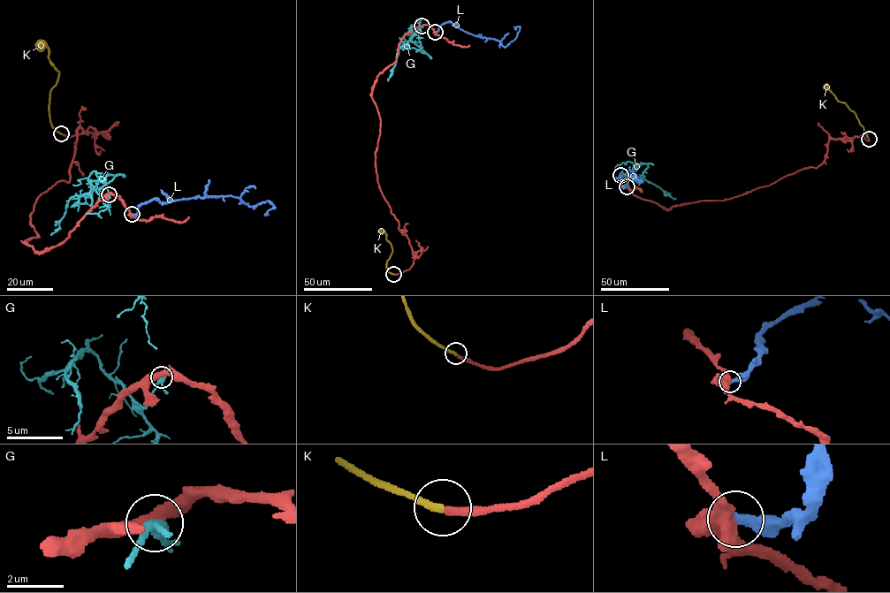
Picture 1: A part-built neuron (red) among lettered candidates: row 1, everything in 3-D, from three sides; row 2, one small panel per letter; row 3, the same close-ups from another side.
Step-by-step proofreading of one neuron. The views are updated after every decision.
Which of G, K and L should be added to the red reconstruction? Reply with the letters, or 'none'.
K

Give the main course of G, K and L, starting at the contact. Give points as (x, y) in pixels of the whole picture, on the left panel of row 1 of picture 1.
G: (109, 194), (105, 201), (91, 182), (113, 175), (113, 178), (96, 189), (72, 197), (59, 228), (52, 233)
K: (61, 133), (51, 123), (49, 108), (50, 90), (56, 85), (59, 72), (49, 57), (49, 49), (34, 44)
L: (132, 214), (153, 200), (232, 195), (249, 207), (268, 201), (274, 207), (265, 216)

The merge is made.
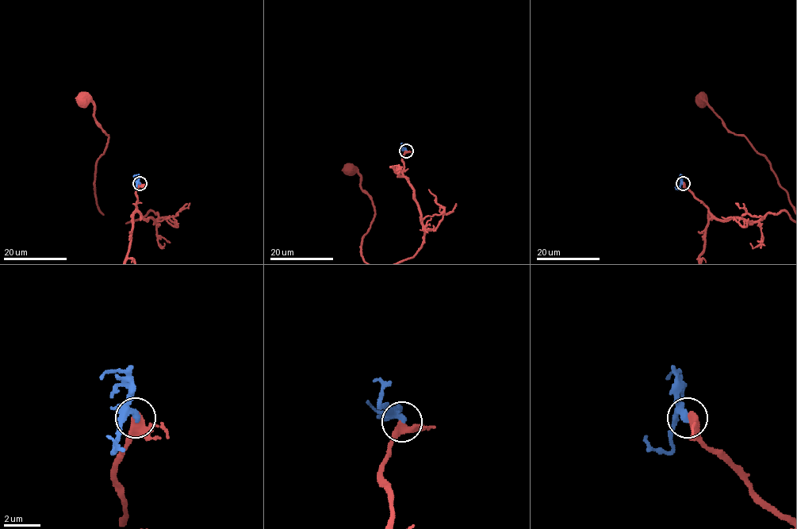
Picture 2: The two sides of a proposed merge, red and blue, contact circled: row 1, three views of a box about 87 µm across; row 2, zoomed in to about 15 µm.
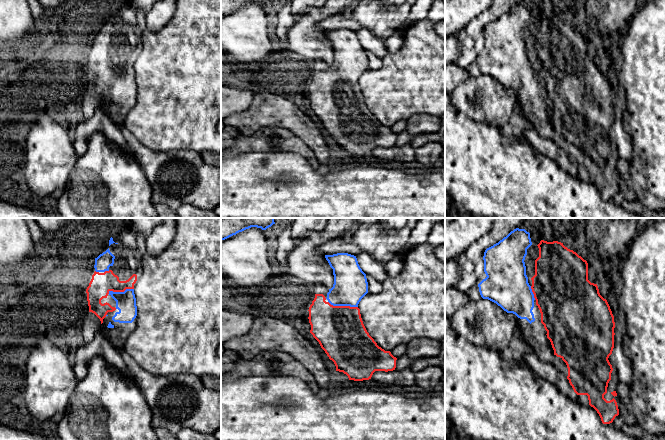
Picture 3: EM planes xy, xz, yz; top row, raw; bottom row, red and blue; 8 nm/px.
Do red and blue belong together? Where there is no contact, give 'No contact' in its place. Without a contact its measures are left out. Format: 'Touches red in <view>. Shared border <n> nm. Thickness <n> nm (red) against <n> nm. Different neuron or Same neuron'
Touches red in xz. Shared border 240 nm. Thickness 380 nm (red) against 280 nm. Same neuron

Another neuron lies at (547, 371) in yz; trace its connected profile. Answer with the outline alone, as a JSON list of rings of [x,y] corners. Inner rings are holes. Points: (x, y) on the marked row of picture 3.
[[[535,351],[526,354],[524,361],[535,375],[555,385],[566,397],[578,401],[578,395],[574,392],[569,380],[554,365],[542,361]]]

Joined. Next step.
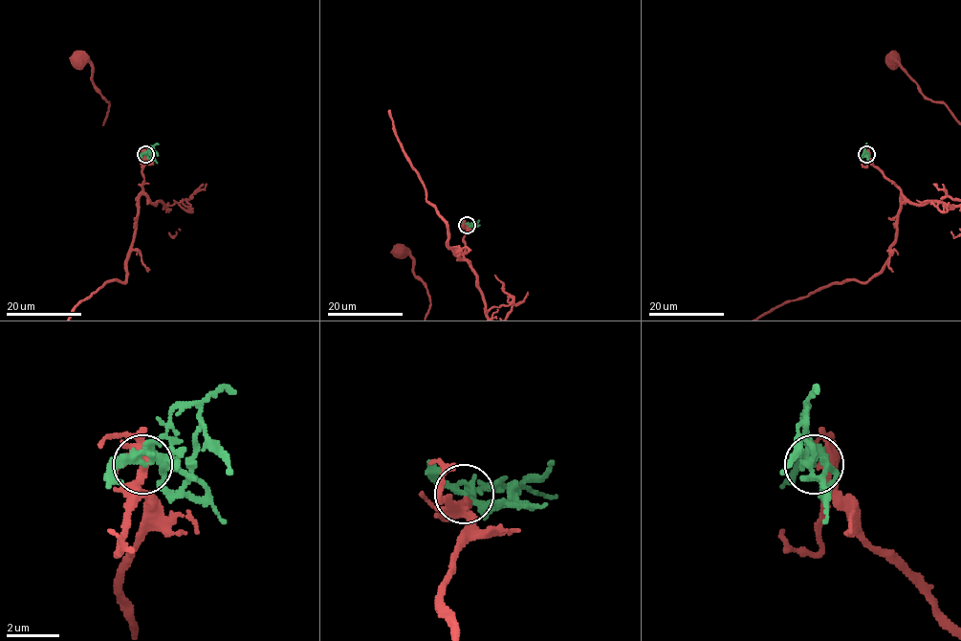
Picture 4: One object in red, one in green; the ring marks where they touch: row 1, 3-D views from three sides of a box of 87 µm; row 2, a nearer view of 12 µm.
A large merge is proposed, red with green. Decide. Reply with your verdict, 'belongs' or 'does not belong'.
does not belong

